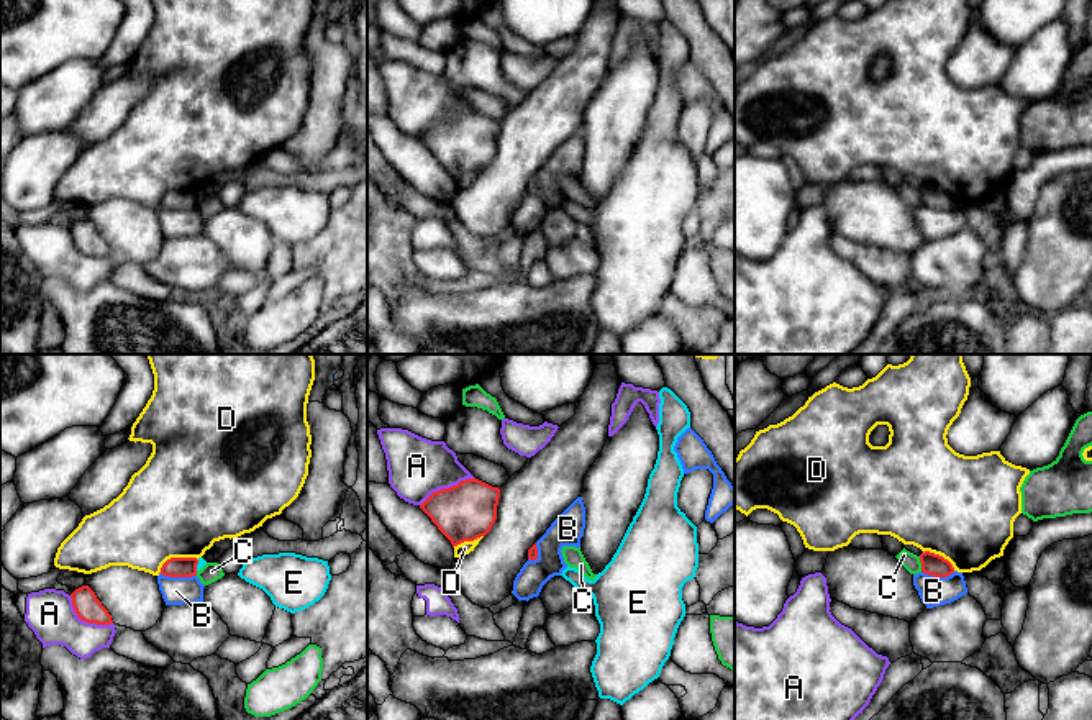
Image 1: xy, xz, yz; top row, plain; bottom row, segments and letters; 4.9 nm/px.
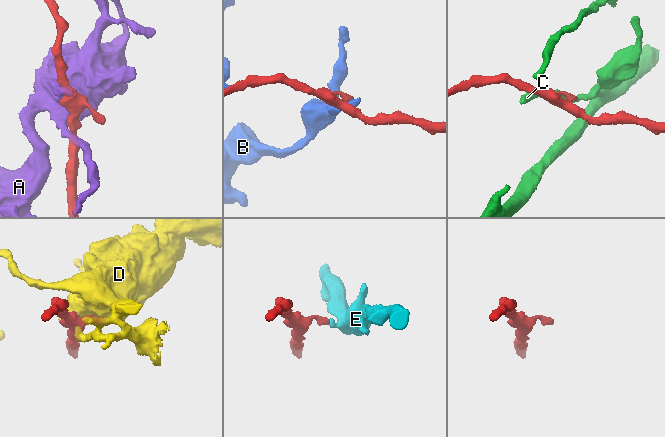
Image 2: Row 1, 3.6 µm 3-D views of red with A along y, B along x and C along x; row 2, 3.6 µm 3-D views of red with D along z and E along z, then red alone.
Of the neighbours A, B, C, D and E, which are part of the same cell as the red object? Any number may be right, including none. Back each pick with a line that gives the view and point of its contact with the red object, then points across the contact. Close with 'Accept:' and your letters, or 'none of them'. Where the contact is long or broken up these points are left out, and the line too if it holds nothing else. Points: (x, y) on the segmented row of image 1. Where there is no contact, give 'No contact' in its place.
Accept: none of them

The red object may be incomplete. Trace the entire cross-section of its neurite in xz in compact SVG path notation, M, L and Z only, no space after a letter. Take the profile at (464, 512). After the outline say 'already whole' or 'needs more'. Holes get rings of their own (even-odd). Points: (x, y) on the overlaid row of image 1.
M466 479L449 489L433 492L420 508L453 548L485 536L497 520L500 489L479 479Z; already whole

